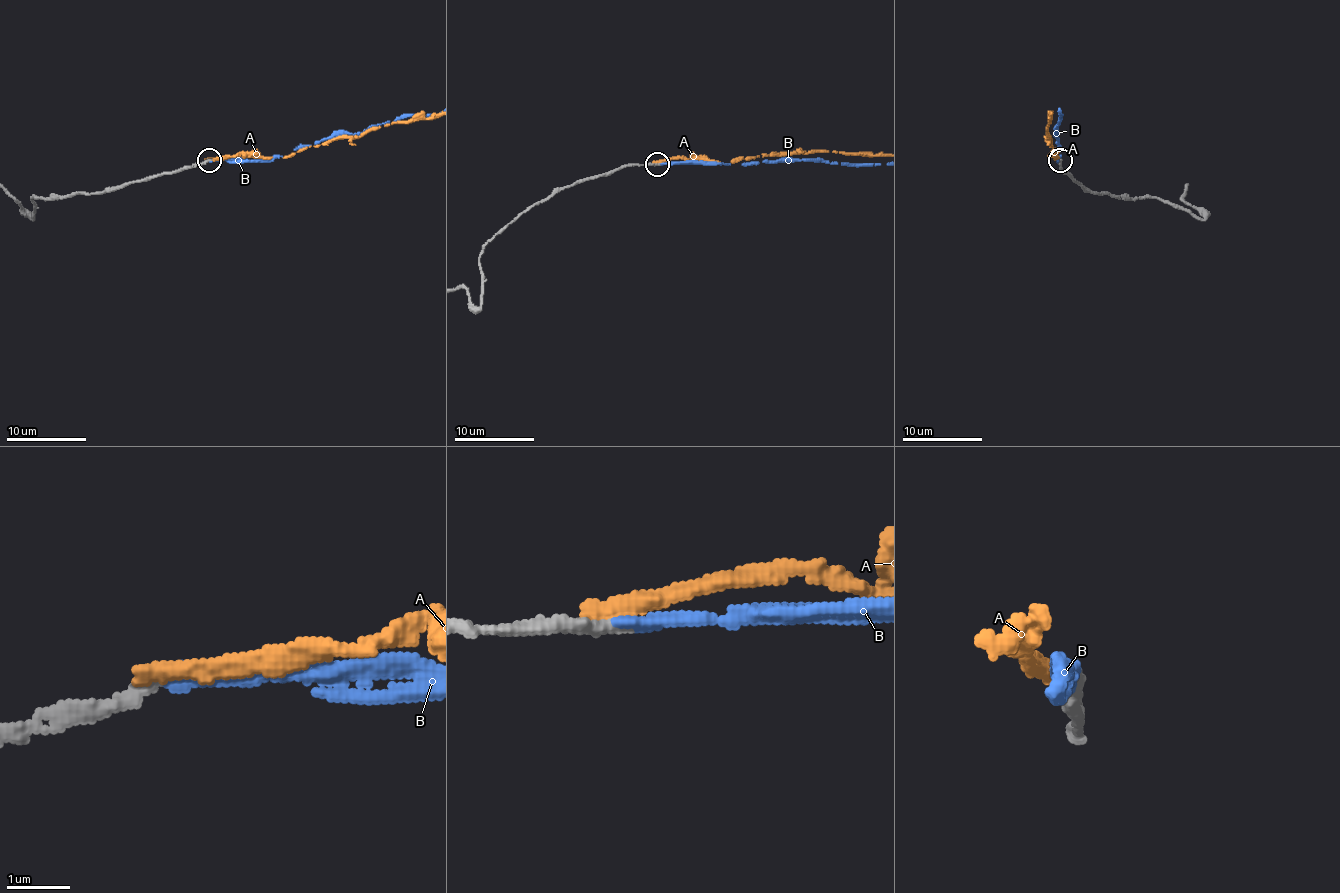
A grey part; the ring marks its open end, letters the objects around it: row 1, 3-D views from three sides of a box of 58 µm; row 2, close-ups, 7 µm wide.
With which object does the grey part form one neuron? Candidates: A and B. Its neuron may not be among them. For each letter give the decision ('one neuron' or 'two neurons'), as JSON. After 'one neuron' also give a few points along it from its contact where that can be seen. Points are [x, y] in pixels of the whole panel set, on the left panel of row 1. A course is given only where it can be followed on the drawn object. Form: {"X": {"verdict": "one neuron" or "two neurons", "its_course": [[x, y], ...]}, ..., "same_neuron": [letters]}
{"A": {"verdict": "two neurons"}, "B": {"verdict": "one neuron"}, "same_neuron": ["B"]}

